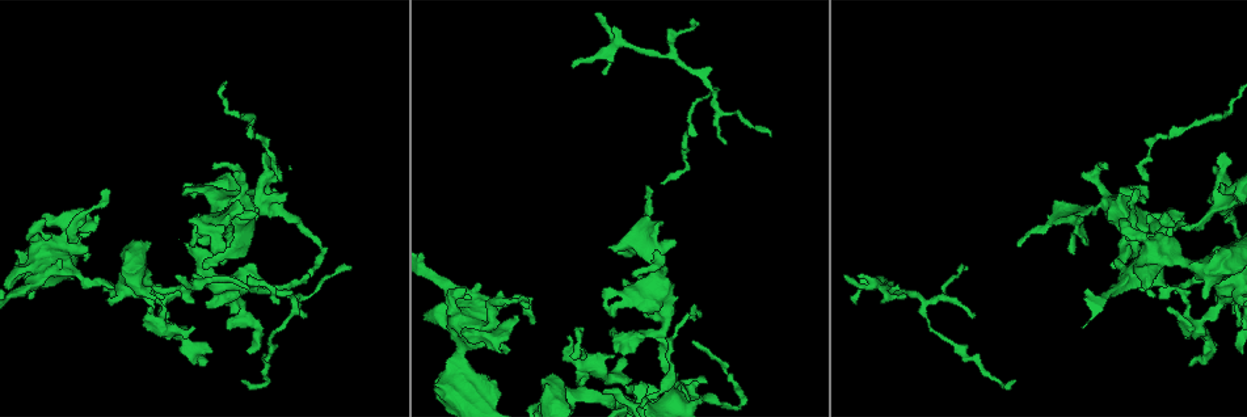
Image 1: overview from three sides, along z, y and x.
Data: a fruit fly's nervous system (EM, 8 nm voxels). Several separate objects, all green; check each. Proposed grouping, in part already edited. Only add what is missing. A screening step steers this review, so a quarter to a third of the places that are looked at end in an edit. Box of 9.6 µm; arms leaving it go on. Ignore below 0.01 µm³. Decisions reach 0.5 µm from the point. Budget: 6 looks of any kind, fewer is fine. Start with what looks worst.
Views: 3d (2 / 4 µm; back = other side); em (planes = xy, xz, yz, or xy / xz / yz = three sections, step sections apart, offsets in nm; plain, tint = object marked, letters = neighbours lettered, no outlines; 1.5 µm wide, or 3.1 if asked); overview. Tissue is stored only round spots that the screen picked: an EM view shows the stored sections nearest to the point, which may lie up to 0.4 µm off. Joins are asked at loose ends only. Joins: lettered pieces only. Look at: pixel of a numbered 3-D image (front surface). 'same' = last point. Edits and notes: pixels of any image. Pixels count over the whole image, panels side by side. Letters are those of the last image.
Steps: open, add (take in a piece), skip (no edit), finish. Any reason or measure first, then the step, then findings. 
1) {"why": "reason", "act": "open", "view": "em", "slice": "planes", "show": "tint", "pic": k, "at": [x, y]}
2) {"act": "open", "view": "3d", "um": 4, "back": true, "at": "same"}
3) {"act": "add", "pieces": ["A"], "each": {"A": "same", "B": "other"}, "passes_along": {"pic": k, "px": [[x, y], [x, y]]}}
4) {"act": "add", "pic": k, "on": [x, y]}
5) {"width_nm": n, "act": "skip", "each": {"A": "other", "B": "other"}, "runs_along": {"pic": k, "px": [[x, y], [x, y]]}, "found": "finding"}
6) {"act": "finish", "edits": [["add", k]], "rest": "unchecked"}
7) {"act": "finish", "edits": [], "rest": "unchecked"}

{"why": "free end", "act": "open", "view": "em", "slice": "xz", "step": 8, "show": "letters", "pic": 1, "at": [648, 185]}

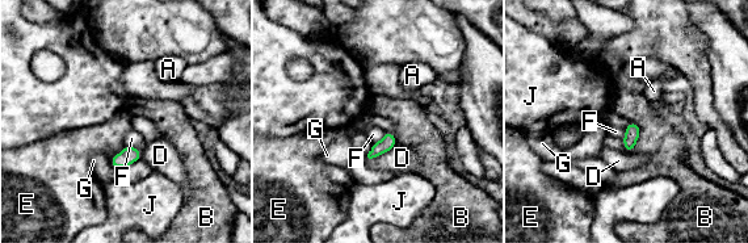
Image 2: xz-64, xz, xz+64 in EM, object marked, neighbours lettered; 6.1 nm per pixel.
{"act": "skip", "each": {"A": "other", "B": "other", "D": "other", "E": "other", "F": "other", "G": "other", "J": "other"}, "border": {"pic": 2, "px": [[635, 121], [641, 134], [630, 153]]}, "found": "none of them fits"}

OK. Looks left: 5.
{"act": "open", "view": "em", "slice": "planes", "show": "letters", "pic": 1, "at": [480, 286]}

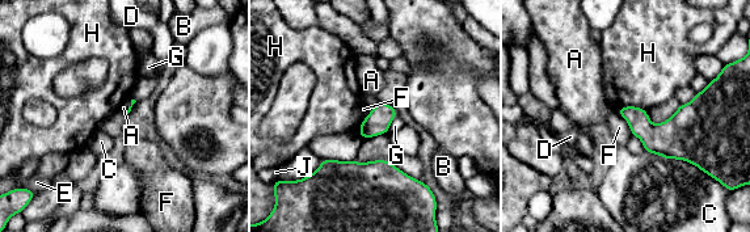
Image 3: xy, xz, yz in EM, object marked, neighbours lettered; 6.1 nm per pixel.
{"act": "skip", "each": {"A": "other", "B": "other", "C": "other", "D": "other", "E": "other", "F": "other", "G": "other", "H": "other", "J": "other"}, "border": {"pic": 3, "px": [[396, 116], [387, 133]]}, "found": "none of them fits"}

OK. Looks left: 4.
{"why": "thin end", "act": "open", "view": "em", "slice": "planes", "show": "letters", "pic": 1, "at": [243, 381]}

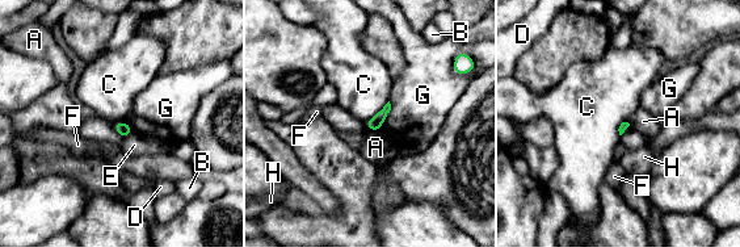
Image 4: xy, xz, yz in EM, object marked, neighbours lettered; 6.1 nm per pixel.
{"longest_contact_nm": ["C", 220], "act": "skip", "each": {"A": "other", "B": "other", "C": "other", "D": "other", "E": "other", "F": "other", "G": "other", "H": "other"}, "border": {"pic": 4, "px": [[389, 100], [364, 122]]}, "found": "no lettered piece goes on from it"}

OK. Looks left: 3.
{"act": "finish", "edits": [], "rest": "unchecked"}

